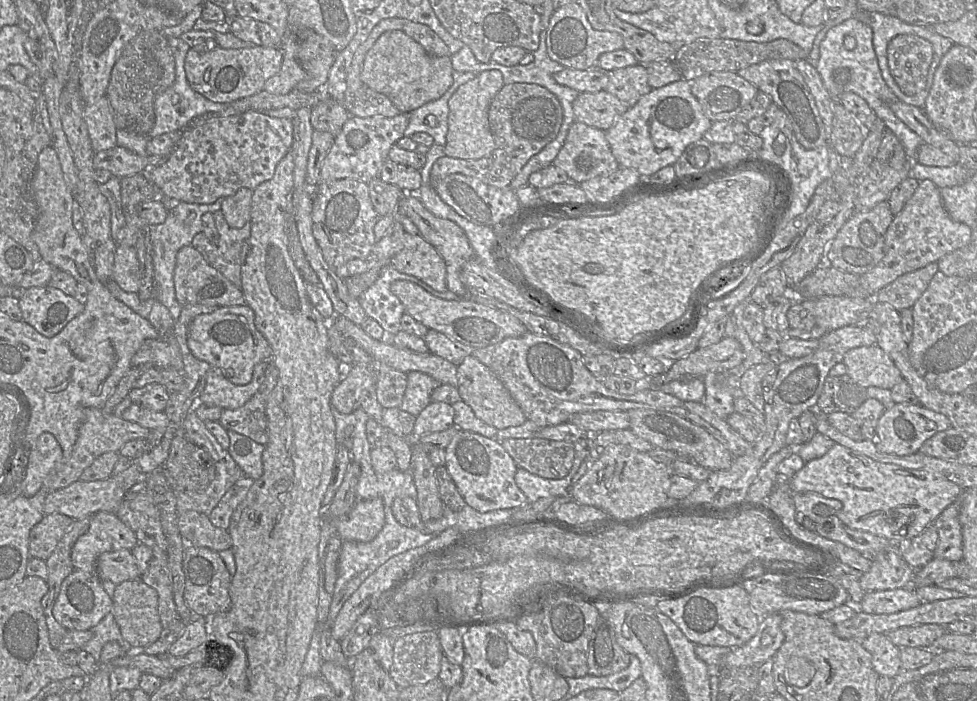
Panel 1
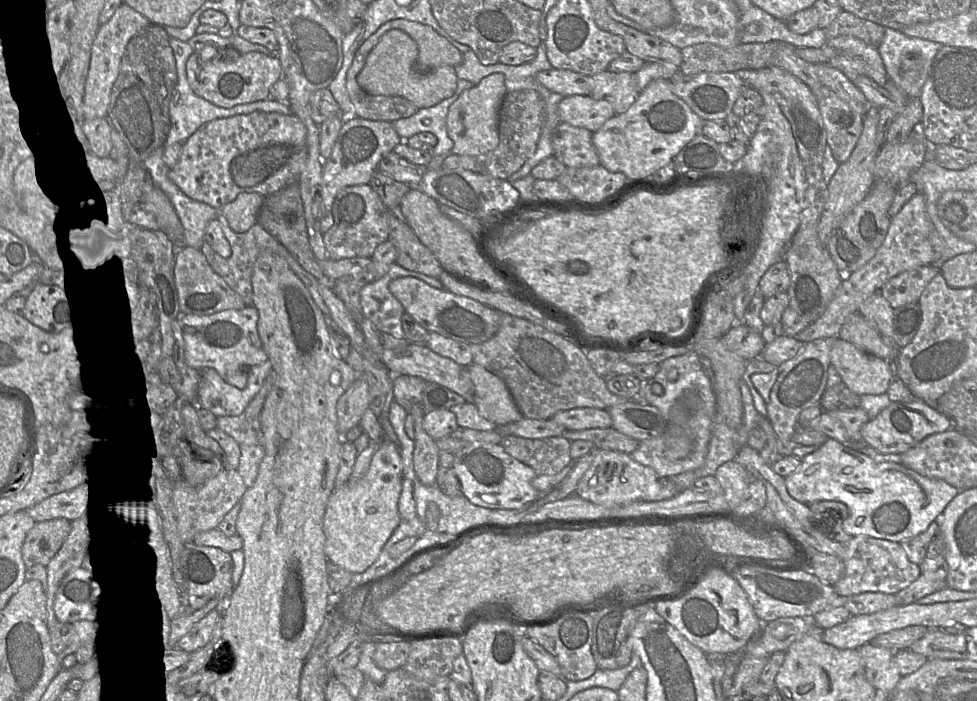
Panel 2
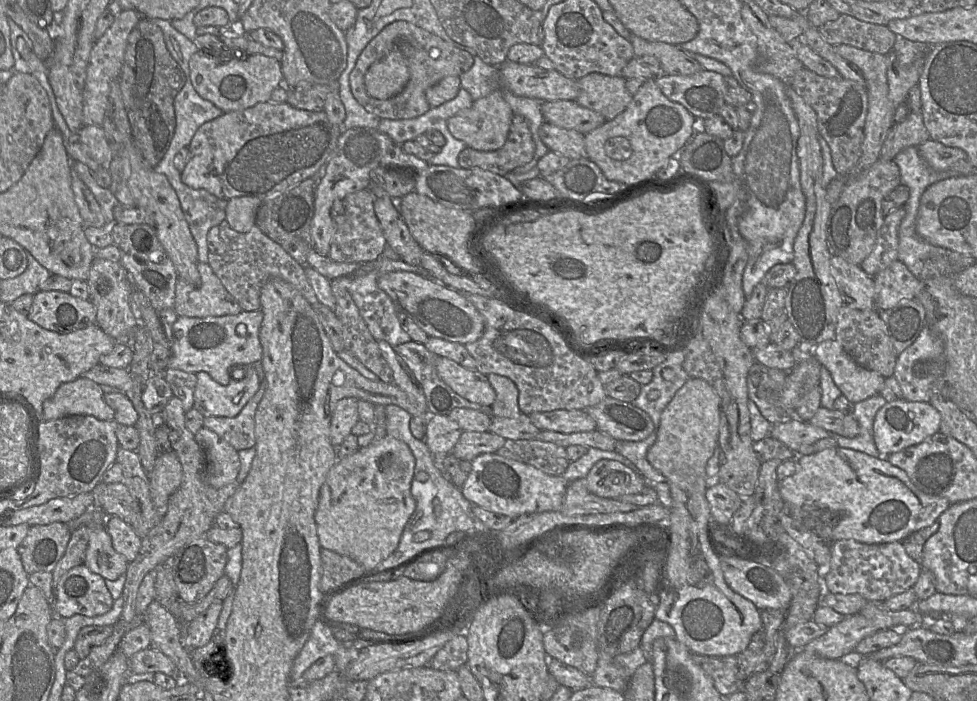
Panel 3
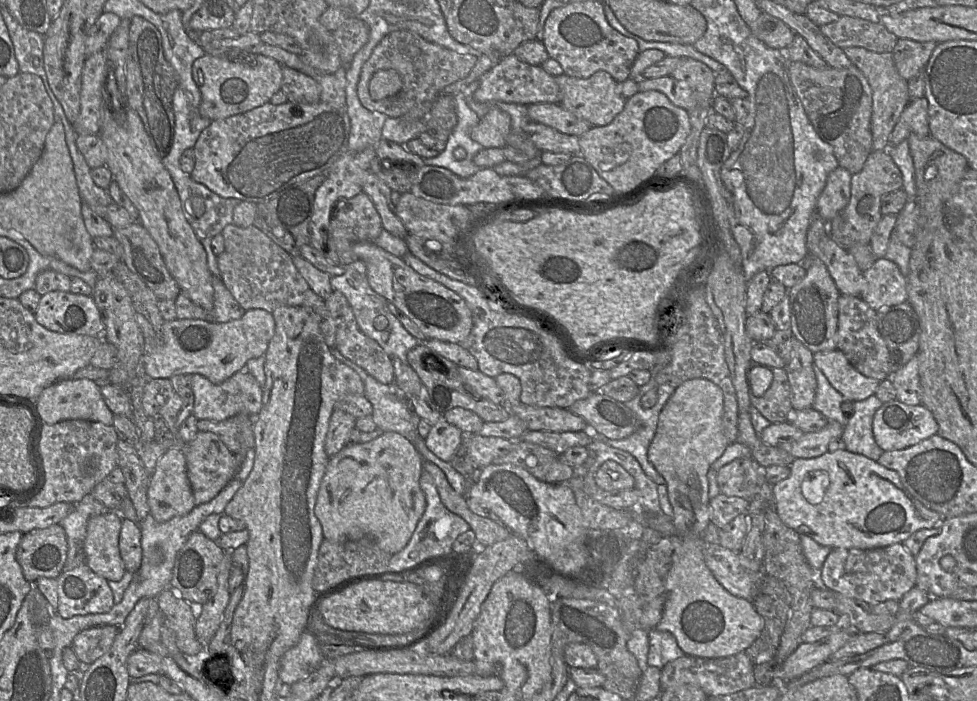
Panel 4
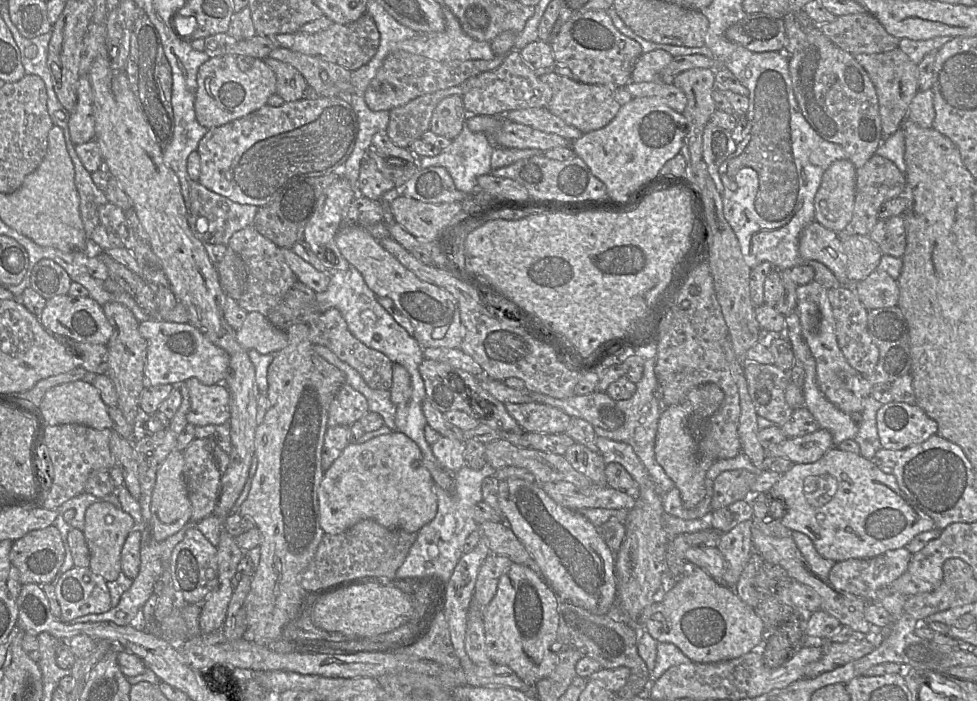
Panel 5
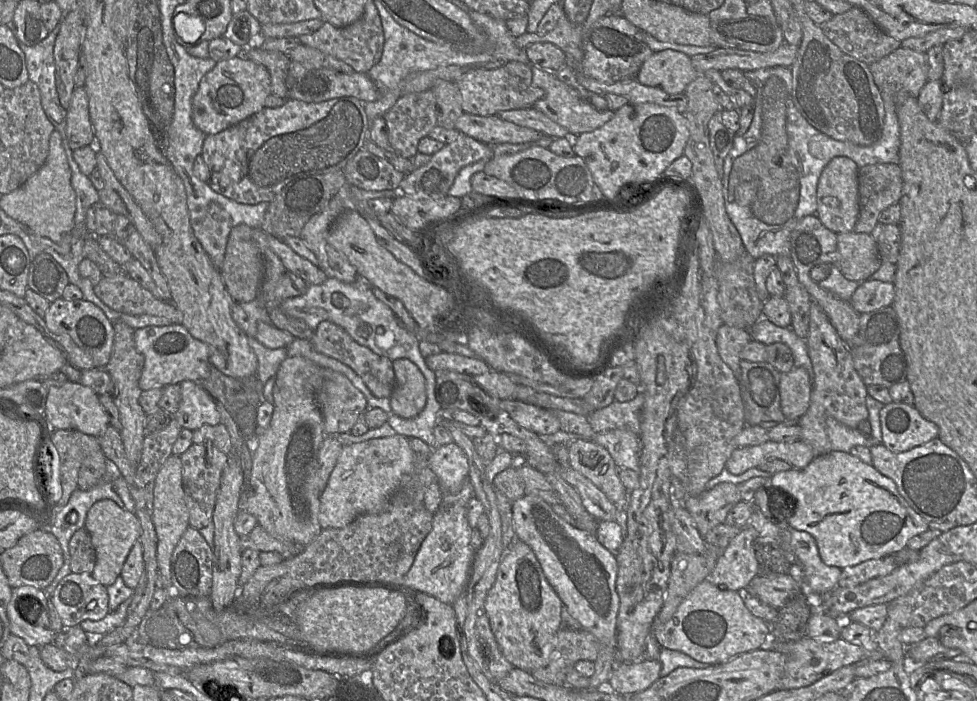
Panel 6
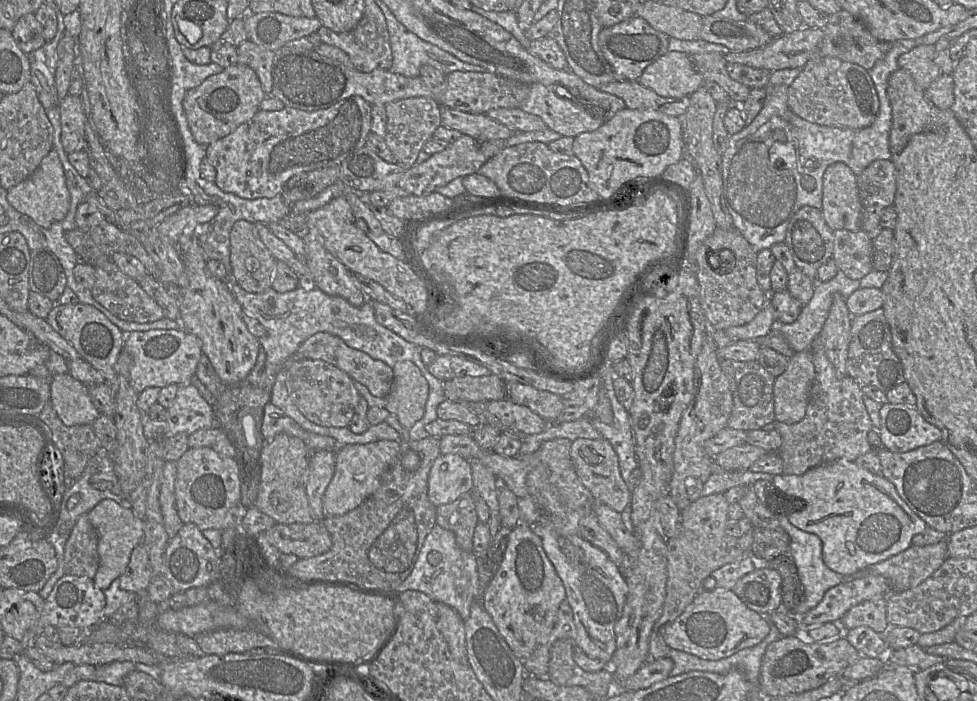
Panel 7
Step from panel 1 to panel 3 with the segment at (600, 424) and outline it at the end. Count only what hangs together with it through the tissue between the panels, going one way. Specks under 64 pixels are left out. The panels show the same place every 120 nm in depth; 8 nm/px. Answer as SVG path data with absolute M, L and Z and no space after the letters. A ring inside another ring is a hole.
M585 410L535 412L528 416L540 431L570 434L597 430L596 422Z

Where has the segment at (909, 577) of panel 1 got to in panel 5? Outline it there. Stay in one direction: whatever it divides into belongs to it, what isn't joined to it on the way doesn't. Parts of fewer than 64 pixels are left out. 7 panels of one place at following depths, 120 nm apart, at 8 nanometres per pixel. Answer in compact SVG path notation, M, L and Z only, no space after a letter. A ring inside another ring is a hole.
M906 547L887 551L871 558L854 558L839 561L831 568L828 581L838 590L851 593L868 602L882 605L891 615L891 624L904 613L904 603L909 596L885 594L885 587L901 576L911 560L912 554Z

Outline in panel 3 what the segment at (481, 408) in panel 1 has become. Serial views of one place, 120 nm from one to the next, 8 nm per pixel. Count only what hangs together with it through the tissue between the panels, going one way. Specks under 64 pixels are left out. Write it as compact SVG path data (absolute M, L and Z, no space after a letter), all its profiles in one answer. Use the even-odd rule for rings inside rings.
M489 374L487 379L496 393L491 406L492 418L517 418L521 411L518 406L519 391L515 383L497 374Z

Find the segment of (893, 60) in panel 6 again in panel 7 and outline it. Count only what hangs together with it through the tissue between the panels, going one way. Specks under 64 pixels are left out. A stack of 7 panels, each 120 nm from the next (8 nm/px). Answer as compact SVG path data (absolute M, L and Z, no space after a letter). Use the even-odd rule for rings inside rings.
M917 45L901 54L898 67L907 70L922 89L926 89L943 73L934 62L935 45Z

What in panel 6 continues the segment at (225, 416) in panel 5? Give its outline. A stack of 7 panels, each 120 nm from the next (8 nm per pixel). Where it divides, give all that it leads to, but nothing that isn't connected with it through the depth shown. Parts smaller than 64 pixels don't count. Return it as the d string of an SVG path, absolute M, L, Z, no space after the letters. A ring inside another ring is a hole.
M183 381L180 384L181 400L173 415L184 429L191 431L221 423L221 415L214 399L200 382Z

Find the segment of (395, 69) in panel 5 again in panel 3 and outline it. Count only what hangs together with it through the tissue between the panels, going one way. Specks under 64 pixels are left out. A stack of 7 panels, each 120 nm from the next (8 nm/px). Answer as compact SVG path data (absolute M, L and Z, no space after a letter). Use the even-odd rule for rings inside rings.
M395 21L376 35L359 55L350 76L351 92L356 101L369 113L380 119L411 119L421 116L431 106L426 99L426 91L447 76L460 76L473 65L473 56L468 52L451 46L437 35L406 21ZM394 46L404 53L410 78L404 89L397 95L379 100L370 97L365 89L364 77L369 67L385 57Z

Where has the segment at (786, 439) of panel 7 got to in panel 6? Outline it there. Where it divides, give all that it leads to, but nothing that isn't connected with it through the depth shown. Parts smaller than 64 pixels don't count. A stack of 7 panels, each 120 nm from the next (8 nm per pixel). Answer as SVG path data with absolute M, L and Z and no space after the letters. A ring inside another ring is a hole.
M814 301L809 311L806 344L813 367L813 387L809 407L799 418L798 424L801 429L800 439L812 448L816 457L832 450L826 432L828 417L851 428L857 428L861 421L868 419L868 386L854 367L851 350L840 338L823 309Z

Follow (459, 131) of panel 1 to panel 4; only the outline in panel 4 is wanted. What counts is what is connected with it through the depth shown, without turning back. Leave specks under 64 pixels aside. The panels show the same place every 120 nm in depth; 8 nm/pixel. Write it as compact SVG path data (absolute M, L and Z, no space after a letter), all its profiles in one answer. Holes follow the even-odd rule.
M493 107L469 131L469 136L484 148L503 148L507 144L510 125L509 114Z

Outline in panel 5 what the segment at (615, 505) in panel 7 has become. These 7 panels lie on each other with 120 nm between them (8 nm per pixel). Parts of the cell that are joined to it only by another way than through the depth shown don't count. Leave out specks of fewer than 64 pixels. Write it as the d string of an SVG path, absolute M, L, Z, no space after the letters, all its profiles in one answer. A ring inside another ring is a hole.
M574 443L564 456L576 471L588 477L593 484L608 486L605 477L606 464L601 454Z

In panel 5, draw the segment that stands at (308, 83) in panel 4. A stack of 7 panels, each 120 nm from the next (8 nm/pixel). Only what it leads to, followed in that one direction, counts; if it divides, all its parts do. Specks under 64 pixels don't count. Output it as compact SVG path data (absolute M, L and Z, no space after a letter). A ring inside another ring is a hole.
M270 57L264 61L276 75L276 94L285 102L297 101L309 94L306 80L292 65Z

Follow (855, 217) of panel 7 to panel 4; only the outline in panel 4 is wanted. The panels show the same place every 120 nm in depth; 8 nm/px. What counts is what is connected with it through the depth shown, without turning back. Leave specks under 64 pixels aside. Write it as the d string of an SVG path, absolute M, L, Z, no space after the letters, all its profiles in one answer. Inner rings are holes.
M840 166L829 173L815 210L824 221L831 221L849 203L851 179L852 174Z

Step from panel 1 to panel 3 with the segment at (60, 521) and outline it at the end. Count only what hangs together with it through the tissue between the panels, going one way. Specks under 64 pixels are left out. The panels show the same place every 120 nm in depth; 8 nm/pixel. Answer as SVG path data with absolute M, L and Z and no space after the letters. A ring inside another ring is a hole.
M67 523L30 526L18 546L25 572L52 572L65 553L71 531Z

